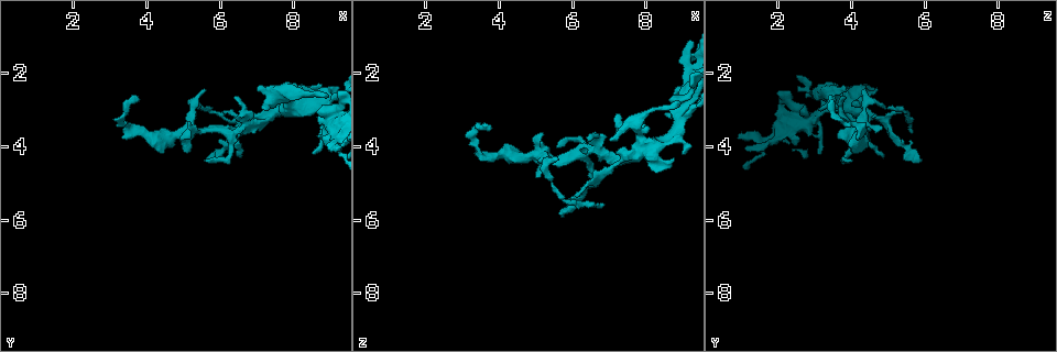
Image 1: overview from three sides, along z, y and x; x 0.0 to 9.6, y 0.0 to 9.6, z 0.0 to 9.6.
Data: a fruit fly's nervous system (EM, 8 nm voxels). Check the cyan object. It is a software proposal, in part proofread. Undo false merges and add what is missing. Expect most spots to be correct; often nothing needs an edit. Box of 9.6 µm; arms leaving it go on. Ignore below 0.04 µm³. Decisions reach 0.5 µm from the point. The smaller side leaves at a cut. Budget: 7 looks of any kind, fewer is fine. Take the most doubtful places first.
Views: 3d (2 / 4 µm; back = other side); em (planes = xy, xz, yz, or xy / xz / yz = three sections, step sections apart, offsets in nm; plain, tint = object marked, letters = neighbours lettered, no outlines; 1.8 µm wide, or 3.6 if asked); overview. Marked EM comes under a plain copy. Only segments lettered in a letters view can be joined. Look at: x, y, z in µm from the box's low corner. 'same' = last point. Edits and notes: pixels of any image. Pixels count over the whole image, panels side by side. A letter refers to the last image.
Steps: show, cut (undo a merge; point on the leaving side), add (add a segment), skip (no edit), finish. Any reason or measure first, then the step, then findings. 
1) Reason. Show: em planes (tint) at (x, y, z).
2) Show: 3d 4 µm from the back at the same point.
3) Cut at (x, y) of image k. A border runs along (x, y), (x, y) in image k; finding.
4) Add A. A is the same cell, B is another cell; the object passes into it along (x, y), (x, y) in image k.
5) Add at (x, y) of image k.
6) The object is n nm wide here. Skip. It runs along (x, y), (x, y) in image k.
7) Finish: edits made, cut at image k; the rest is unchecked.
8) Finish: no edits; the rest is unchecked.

Abrupt turn. Show: em xy step 8 (tint) at (6.25, 3.65, 3.95).

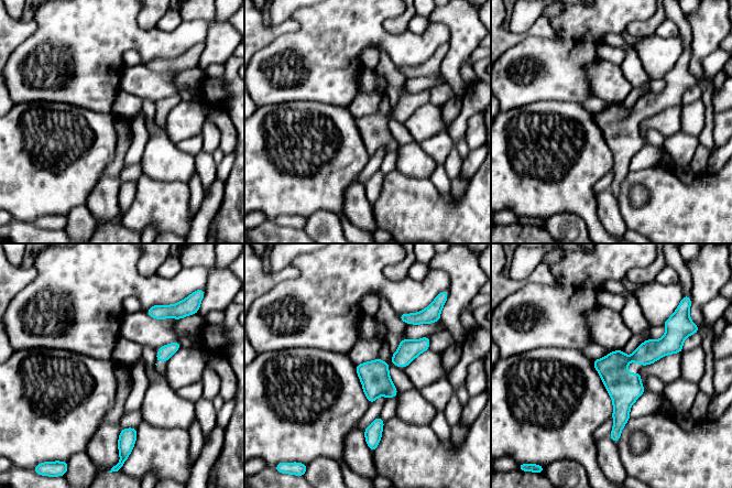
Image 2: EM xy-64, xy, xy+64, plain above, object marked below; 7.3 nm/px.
Show: em planes (letters) at the same point.

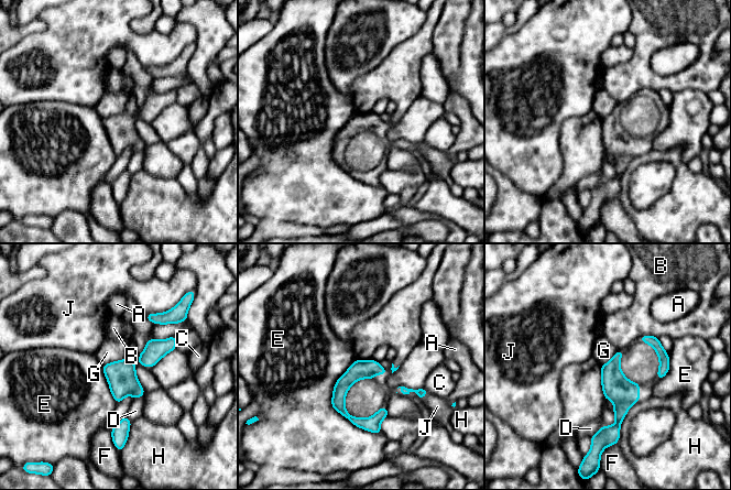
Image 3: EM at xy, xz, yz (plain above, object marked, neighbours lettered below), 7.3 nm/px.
Skip. A, B, C, D, E, F, G, H and J are other cells; it runs along (619, 354), (619, 420), (602, 433) in image 3; continuous, no second cell.

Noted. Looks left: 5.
An open end. Show: em yz step 8 (letters) at (9.20, 4.05, 1.20).

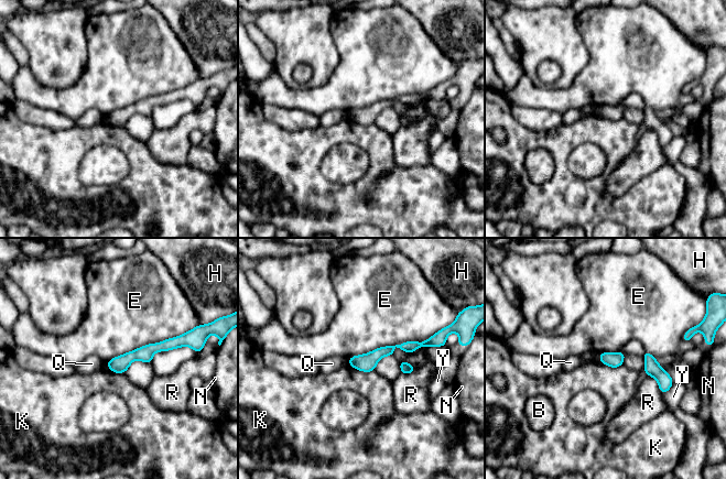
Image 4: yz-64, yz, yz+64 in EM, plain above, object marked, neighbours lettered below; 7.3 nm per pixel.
Skip. B, E, H, K, N, Q, R and Y are other cells; a border runs along (433, 334), (348, 359) in image 4; none of them fits.

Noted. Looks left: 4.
An open end. Show: 3d 4 µm from the back at (5.75, 4.40, 5.85).

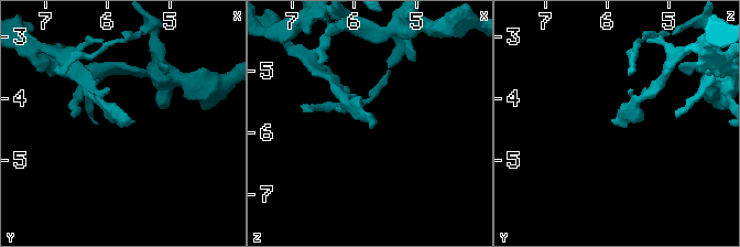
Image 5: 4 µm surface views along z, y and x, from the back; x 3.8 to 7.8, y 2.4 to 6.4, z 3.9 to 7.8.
Now the EM. Show: em xz step 16 (letters) at (5.65, 4.45, 5.85).

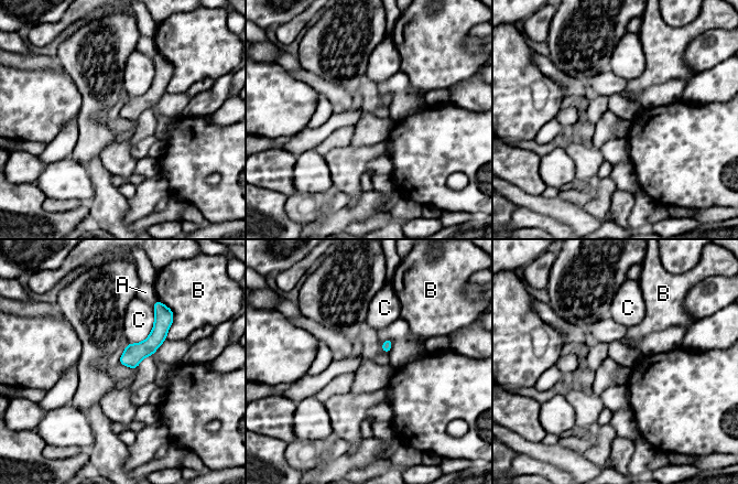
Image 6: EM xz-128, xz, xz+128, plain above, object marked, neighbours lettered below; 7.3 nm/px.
Skip. A, B and C are other cells; it runs along (158, 310), (159, 333), (122, 361) in image 6; none of them fits.

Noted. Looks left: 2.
Finish: no edits; the rest is unchecked.

